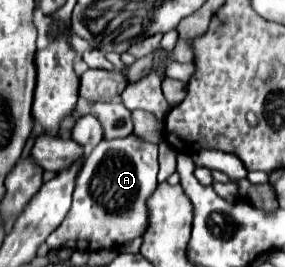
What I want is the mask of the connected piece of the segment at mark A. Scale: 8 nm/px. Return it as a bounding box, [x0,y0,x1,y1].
[46,135,158,251]

